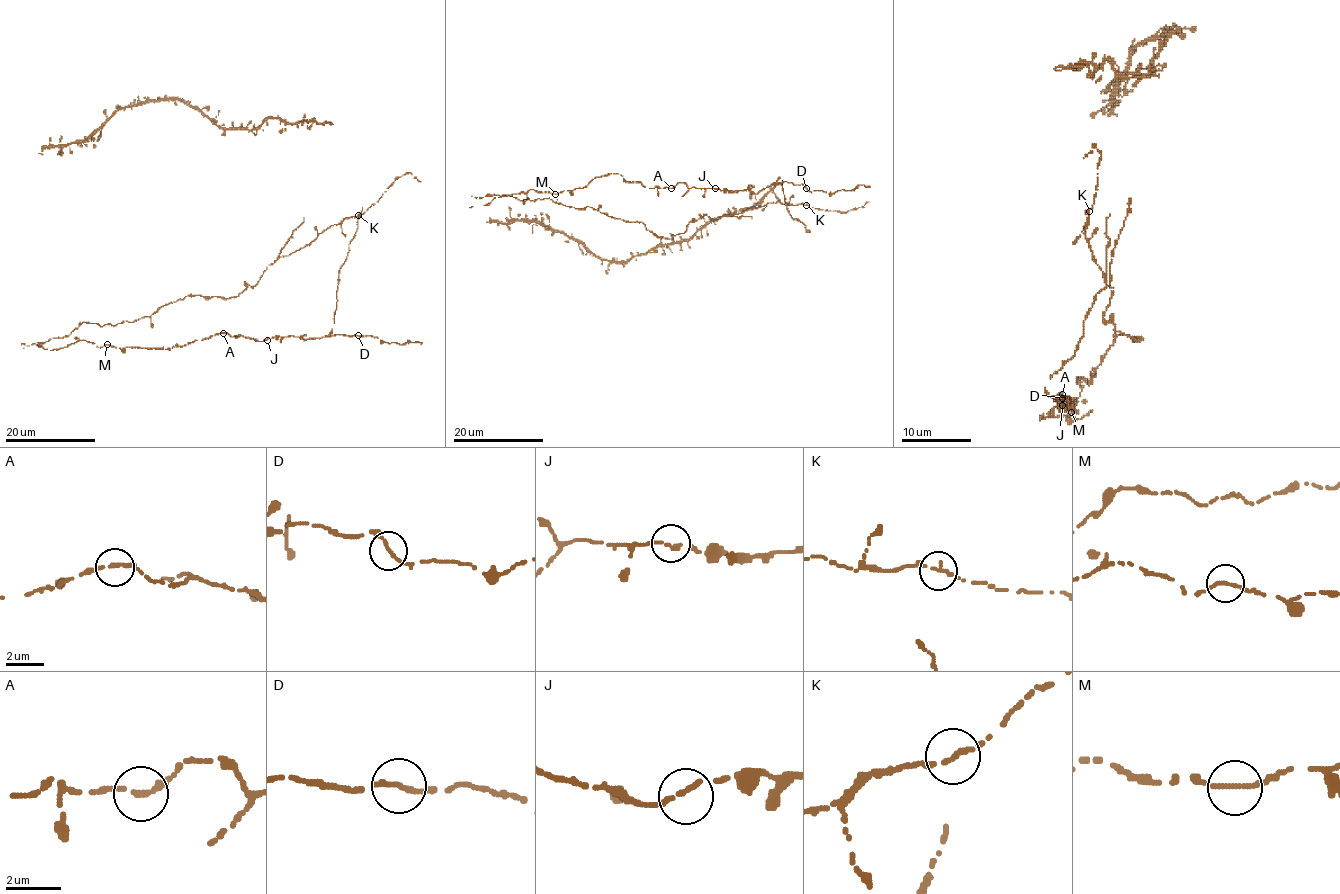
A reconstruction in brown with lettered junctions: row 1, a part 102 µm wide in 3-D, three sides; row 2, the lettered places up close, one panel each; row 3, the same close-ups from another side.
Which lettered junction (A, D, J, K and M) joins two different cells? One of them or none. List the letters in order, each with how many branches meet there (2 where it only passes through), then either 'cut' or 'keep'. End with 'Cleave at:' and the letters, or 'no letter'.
A: branches 2; keep
D: branches 2; keep
J: branches 2; keep
K: branches 2; keep
M: branches 2; keep
Cleave at: no letter

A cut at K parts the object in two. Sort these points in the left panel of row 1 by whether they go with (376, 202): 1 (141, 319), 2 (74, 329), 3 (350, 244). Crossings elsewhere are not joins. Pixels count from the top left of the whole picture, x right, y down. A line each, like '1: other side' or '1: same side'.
1: same side
2: same side
3: other side

